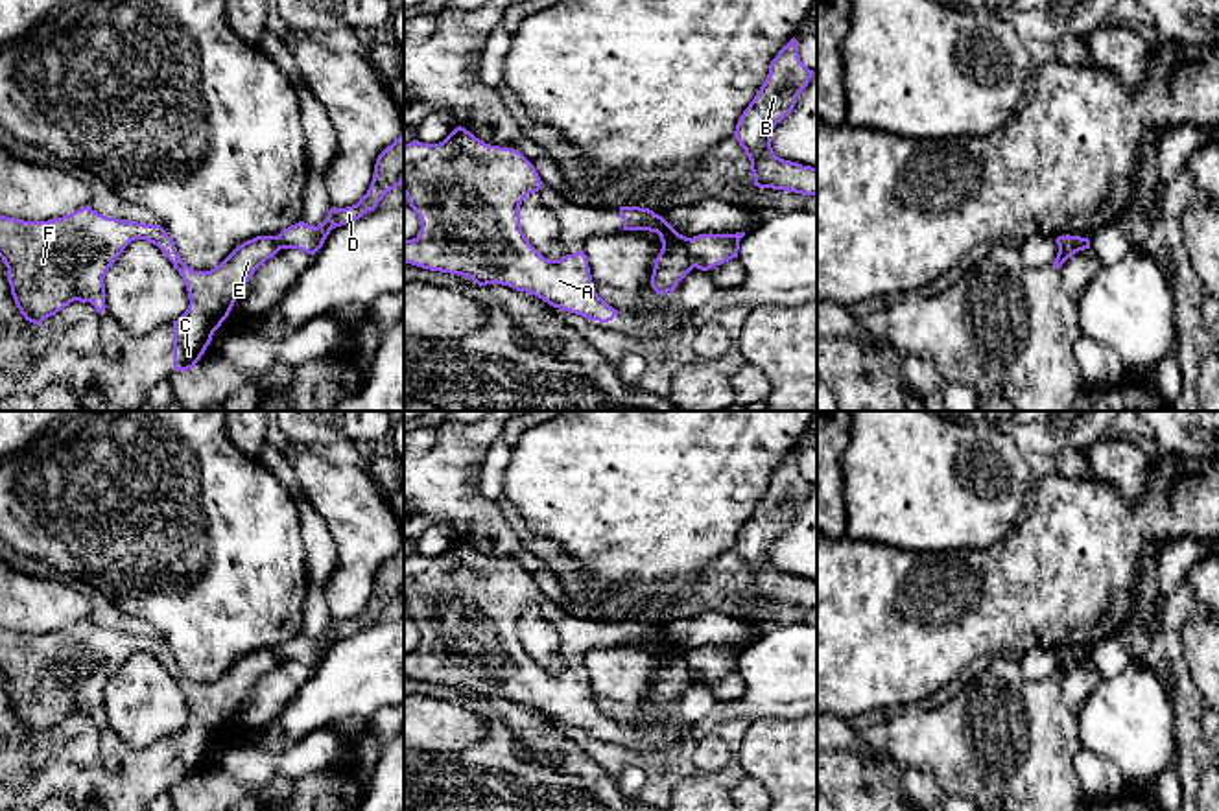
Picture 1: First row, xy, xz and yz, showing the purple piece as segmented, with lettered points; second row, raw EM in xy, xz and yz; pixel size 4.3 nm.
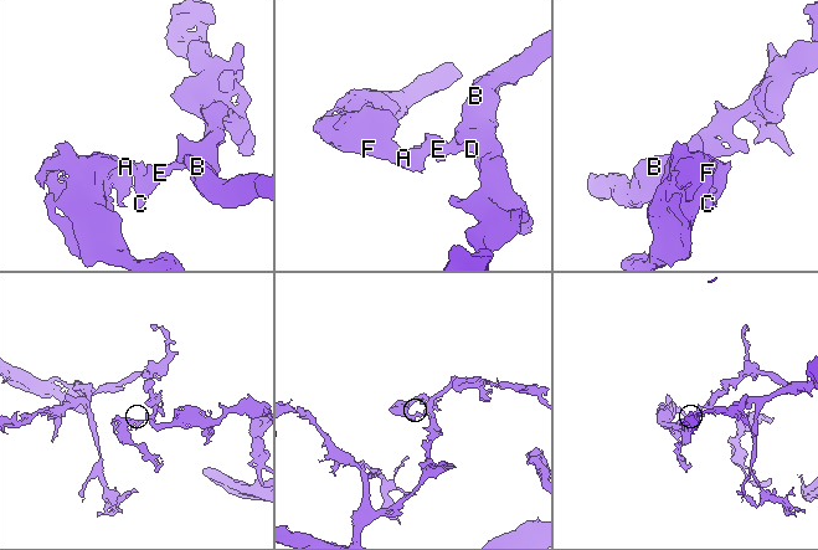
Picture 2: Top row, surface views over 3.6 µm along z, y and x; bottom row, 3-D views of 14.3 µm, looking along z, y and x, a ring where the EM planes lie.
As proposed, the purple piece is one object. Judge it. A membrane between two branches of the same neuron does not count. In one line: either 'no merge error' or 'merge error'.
merge error

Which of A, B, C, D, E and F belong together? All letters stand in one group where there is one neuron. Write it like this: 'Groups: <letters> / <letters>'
Groups: A C E F / B D

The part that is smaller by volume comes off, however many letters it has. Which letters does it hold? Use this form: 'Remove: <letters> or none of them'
Remove: A, C, E, F

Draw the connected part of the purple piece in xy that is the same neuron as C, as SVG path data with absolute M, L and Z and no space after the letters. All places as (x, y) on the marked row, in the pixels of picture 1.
M89 205L48 221L0 216L0 258L17 308L26 321L41 323L74 300L105 306L103 278L124 249L146 240L173 264L188 291L188 310L173 321L173 369L194 369L229 317L254 271L282 247L277 236L256 236L238 245L210 271L190 269L160 225L124 221Z

